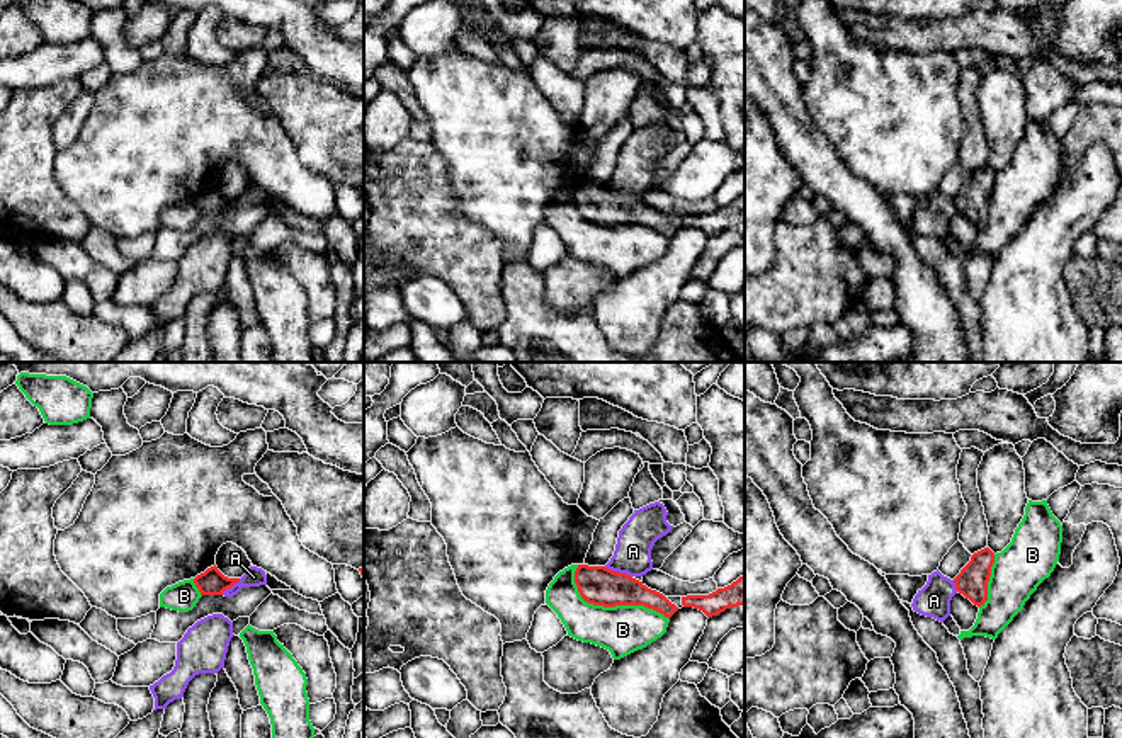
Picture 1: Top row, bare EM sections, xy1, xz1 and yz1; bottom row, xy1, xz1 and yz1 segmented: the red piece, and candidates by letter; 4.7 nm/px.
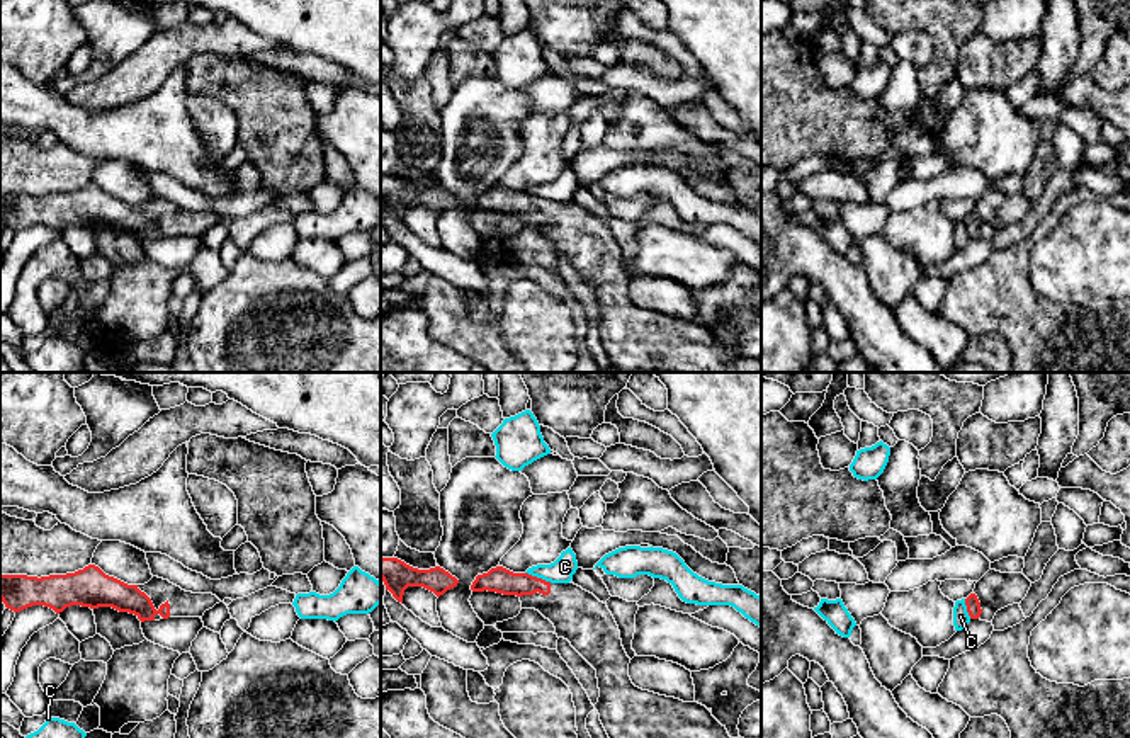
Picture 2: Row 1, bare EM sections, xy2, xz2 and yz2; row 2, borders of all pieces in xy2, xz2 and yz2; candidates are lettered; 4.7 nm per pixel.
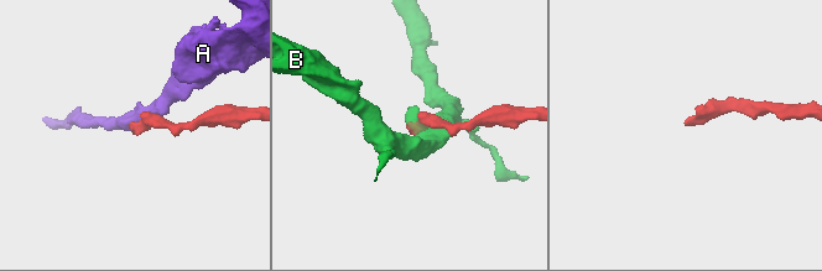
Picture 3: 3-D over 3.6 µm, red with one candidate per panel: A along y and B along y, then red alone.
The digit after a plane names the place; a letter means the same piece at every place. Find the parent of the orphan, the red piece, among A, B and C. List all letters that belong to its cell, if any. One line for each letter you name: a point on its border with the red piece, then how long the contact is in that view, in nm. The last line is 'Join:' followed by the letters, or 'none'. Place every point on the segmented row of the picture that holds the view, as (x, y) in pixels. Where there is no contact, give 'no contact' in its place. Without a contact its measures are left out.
Join: none

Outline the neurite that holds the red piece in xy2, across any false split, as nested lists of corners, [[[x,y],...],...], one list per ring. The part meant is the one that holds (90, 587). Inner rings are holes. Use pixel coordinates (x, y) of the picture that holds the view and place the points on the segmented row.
[[[99,566],[66,575],[27,576],[0,575],[0,600],[7,609],[20,612],[32,605],[44,605],[56,614],[66,607],[112,607],[134,614],[141,622],[168,617],[202,617],[221,600],[212,593],[192,593],[153,576],[144,585],[127,585],[105,575]]]

